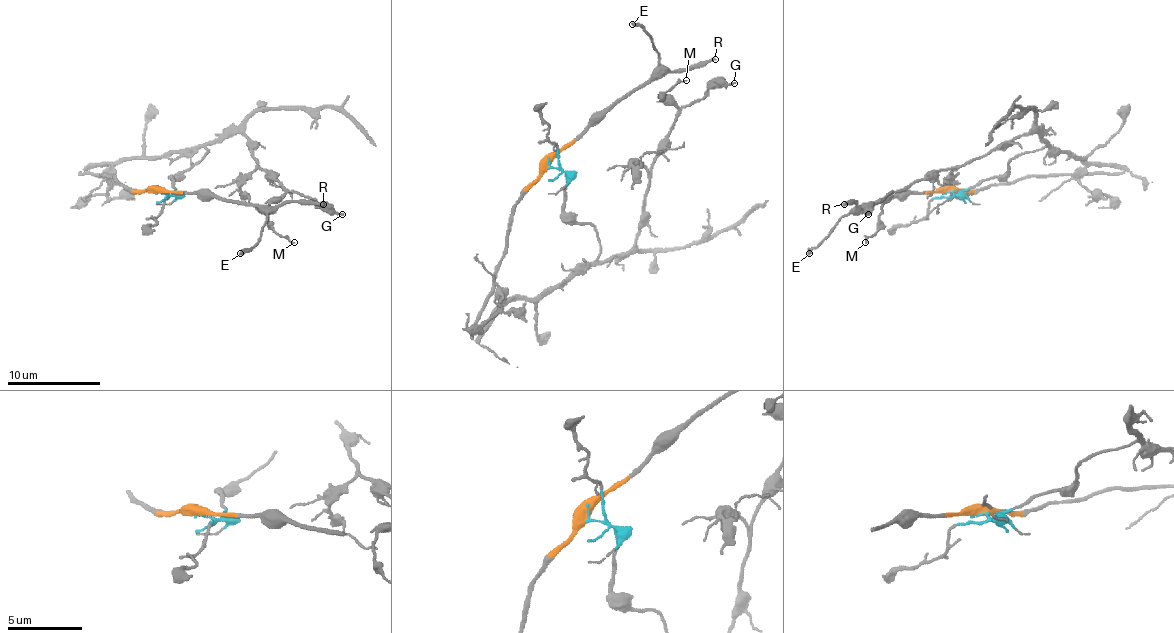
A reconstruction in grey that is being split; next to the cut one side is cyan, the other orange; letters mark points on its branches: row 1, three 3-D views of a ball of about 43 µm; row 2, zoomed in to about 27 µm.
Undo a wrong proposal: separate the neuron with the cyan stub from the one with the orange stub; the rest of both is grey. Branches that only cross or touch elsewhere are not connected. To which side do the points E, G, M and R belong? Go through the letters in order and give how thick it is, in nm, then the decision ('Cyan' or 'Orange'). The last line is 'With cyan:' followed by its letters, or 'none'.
E: Thickness 320 nm. Orange
G: Thickness 190 nm. Cyan
M: Thickness 120 nm. Cyan
R: Thickness 240 nm. Orange
With cyan: G, M

